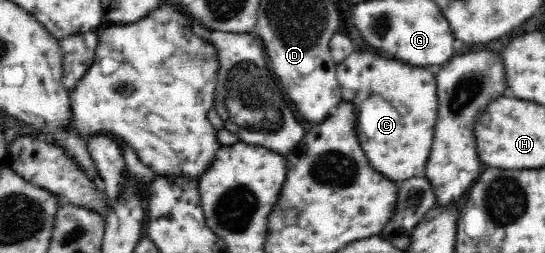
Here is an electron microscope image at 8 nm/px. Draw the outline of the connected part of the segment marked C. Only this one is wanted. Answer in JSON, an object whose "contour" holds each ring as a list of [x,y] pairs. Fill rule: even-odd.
{"contour":[[[354,50],[337,63],[335,77],[342,98],[357,106],[357,134],[374,167],[398,183],[424,175],[438,118],[438,86],[434,74],[368,50]]]}

